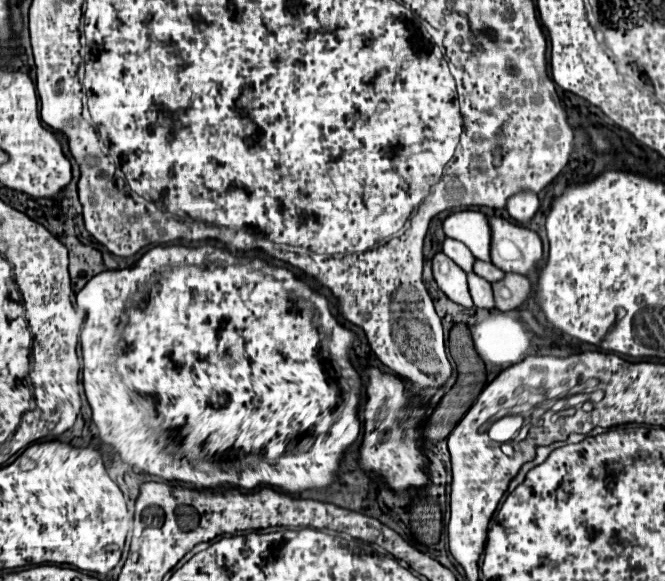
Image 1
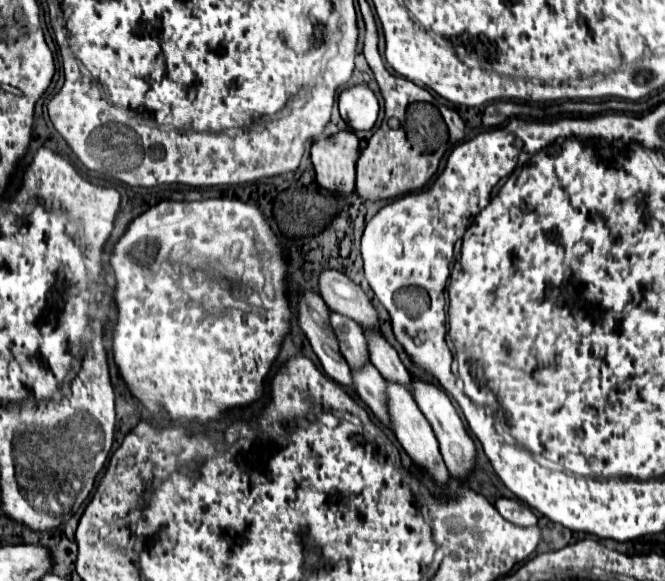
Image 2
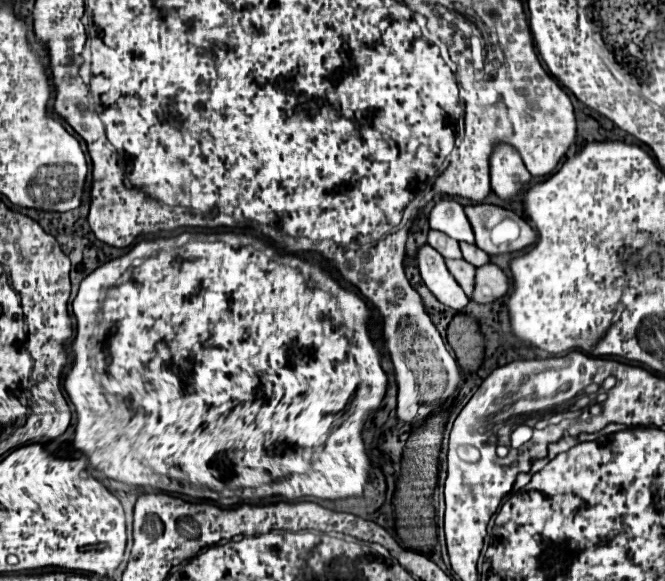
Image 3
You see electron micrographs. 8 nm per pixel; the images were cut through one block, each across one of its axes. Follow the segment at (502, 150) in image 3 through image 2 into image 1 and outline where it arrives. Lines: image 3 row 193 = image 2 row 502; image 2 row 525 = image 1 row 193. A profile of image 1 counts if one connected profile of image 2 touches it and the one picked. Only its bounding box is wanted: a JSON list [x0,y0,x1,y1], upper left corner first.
[506,192,538,222]

